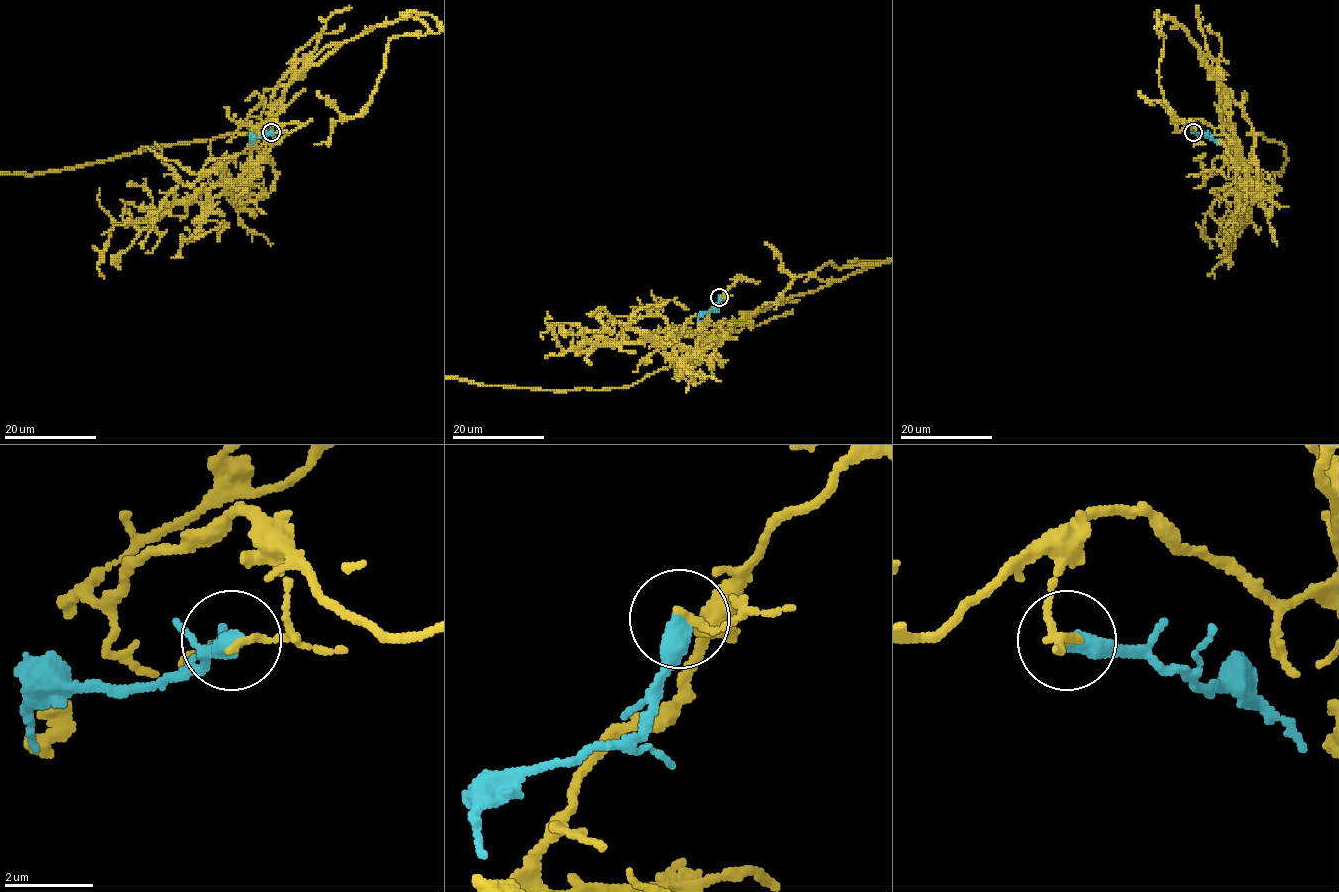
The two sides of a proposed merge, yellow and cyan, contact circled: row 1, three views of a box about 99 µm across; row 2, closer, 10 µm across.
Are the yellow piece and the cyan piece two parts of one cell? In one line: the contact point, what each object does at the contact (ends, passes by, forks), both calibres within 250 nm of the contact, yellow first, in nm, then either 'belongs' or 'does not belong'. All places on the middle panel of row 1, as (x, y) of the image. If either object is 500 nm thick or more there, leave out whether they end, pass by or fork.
place (719, 297); yellow ends; cyan ends; calibres 150 and 460 nm; does not belong

